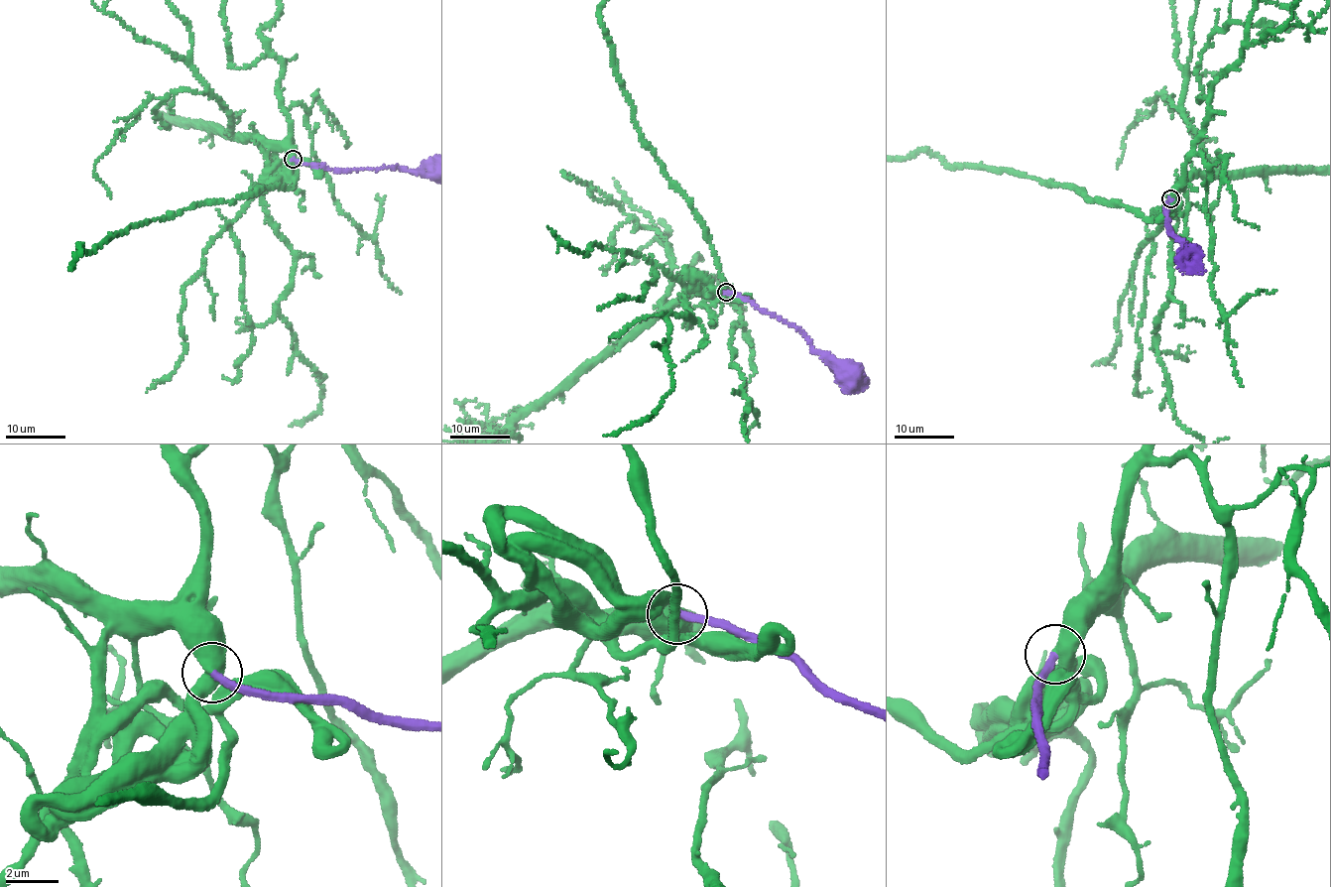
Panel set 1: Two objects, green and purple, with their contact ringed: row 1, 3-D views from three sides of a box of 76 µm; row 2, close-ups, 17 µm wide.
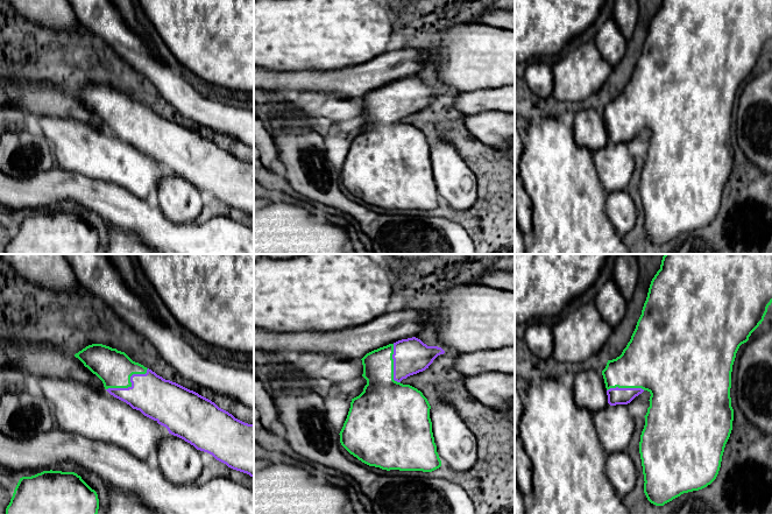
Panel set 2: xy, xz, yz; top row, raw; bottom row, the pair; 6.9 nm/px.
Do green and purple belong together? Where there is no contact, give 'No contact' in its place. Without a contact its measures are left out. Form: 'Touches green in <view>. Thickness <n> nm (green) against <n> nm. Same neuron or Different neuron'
Touches green in xy. Thickness 240 nm (green) against 300 nm. Same neuron

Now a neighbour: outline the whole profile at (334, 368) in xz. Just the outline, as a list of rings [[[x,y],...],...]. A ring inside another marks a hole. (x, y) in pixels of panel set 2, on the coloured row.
[[[302,353],[290,358],[289,369],[306,380],[327,379],[333,385],[362,376],[361,359],[341,358],[333,354]]]

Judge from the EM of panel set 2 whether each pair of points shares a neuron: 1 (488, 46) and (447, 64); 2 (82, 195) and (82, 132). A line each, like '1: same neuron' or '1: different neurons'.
1: same neuron
2: different neurons

